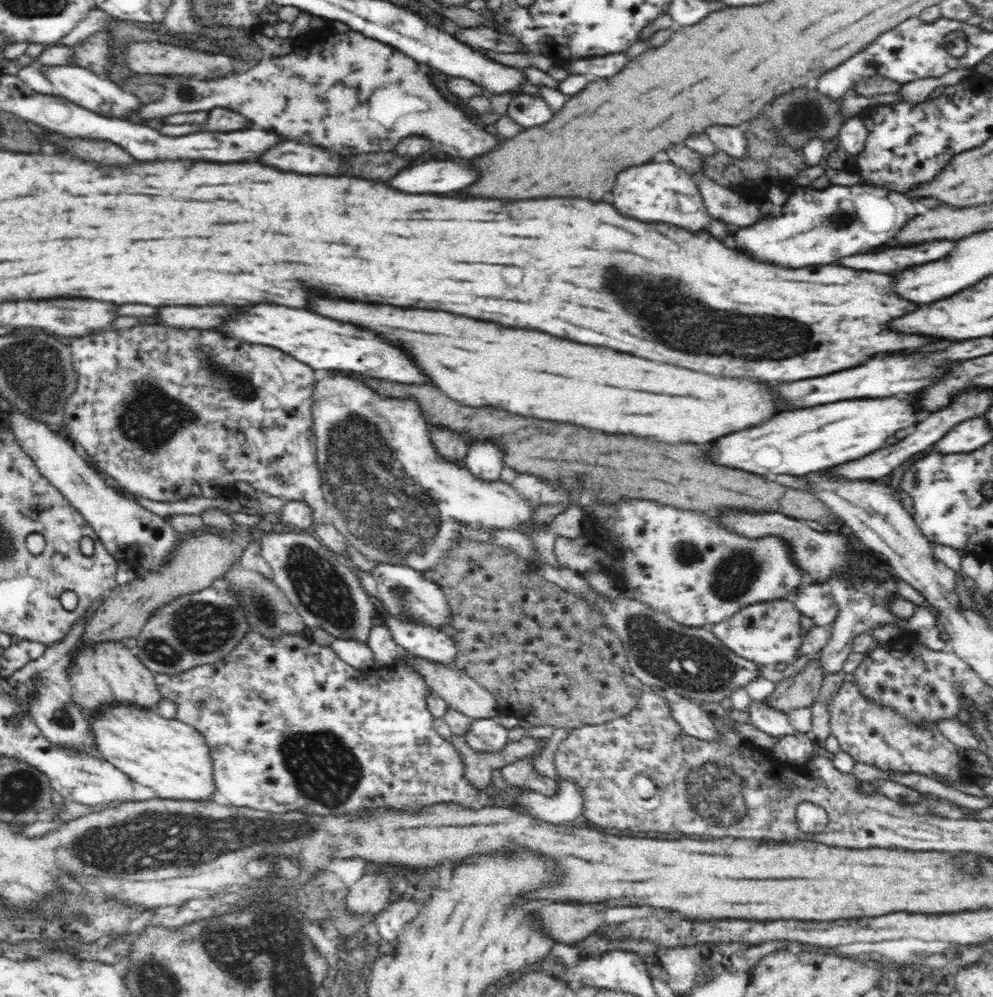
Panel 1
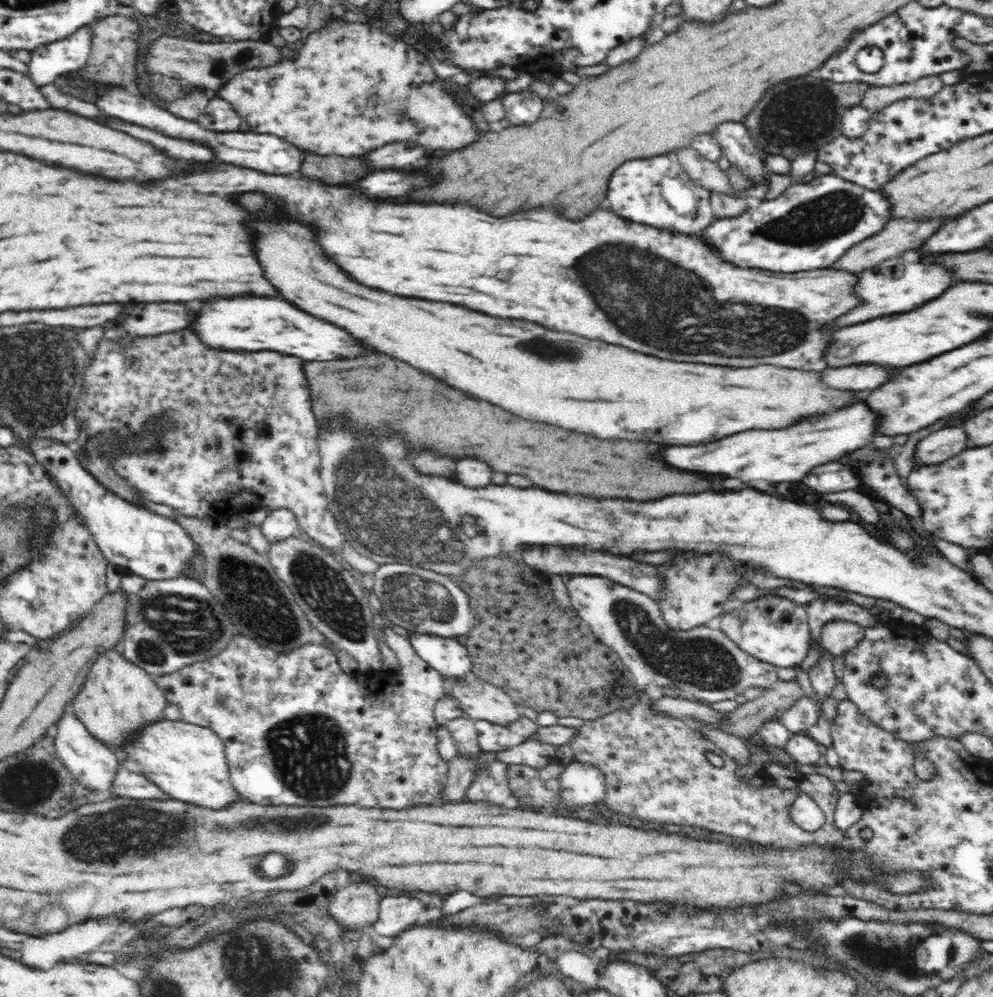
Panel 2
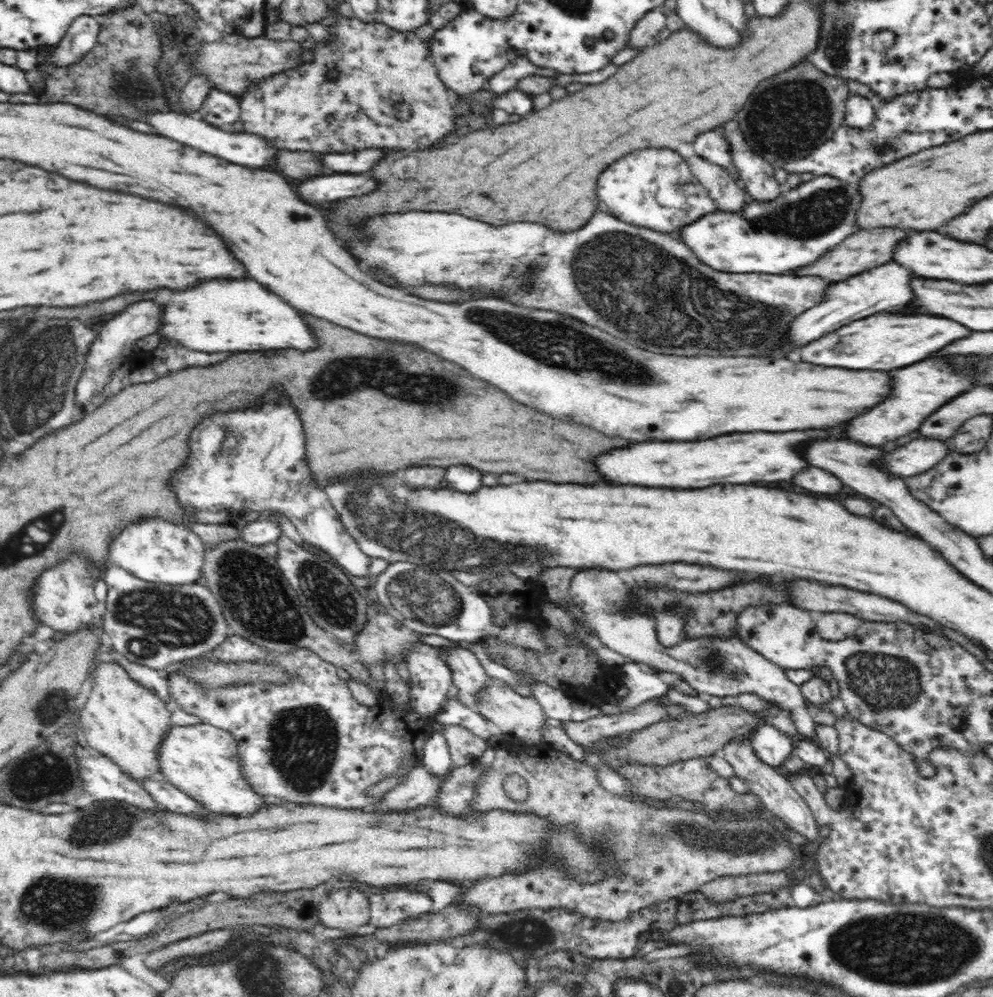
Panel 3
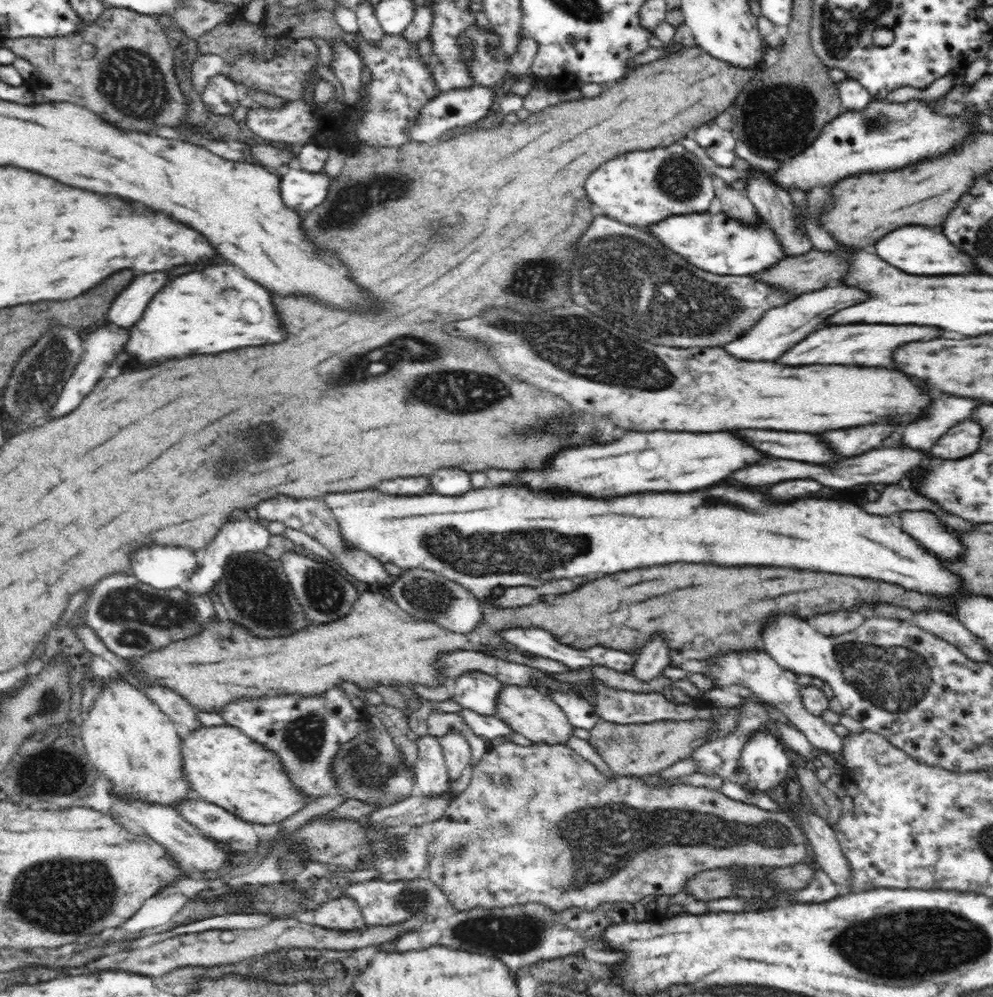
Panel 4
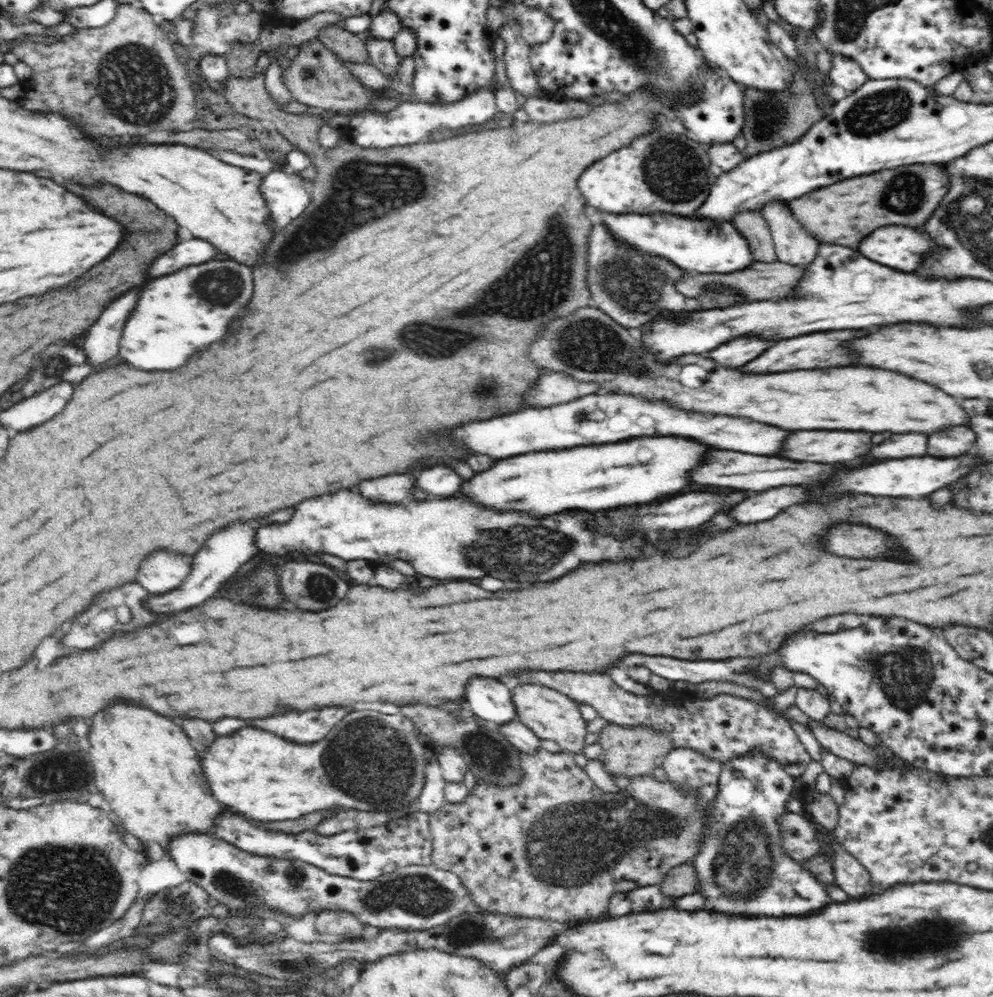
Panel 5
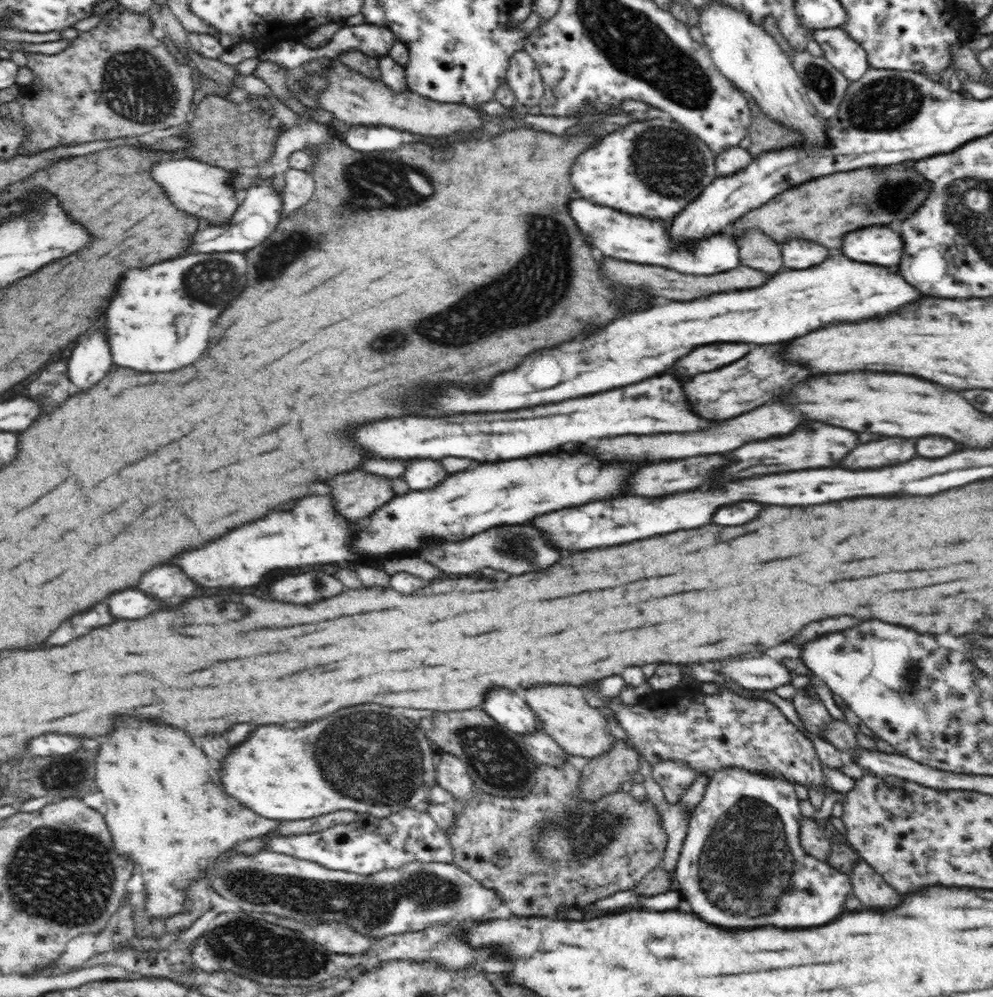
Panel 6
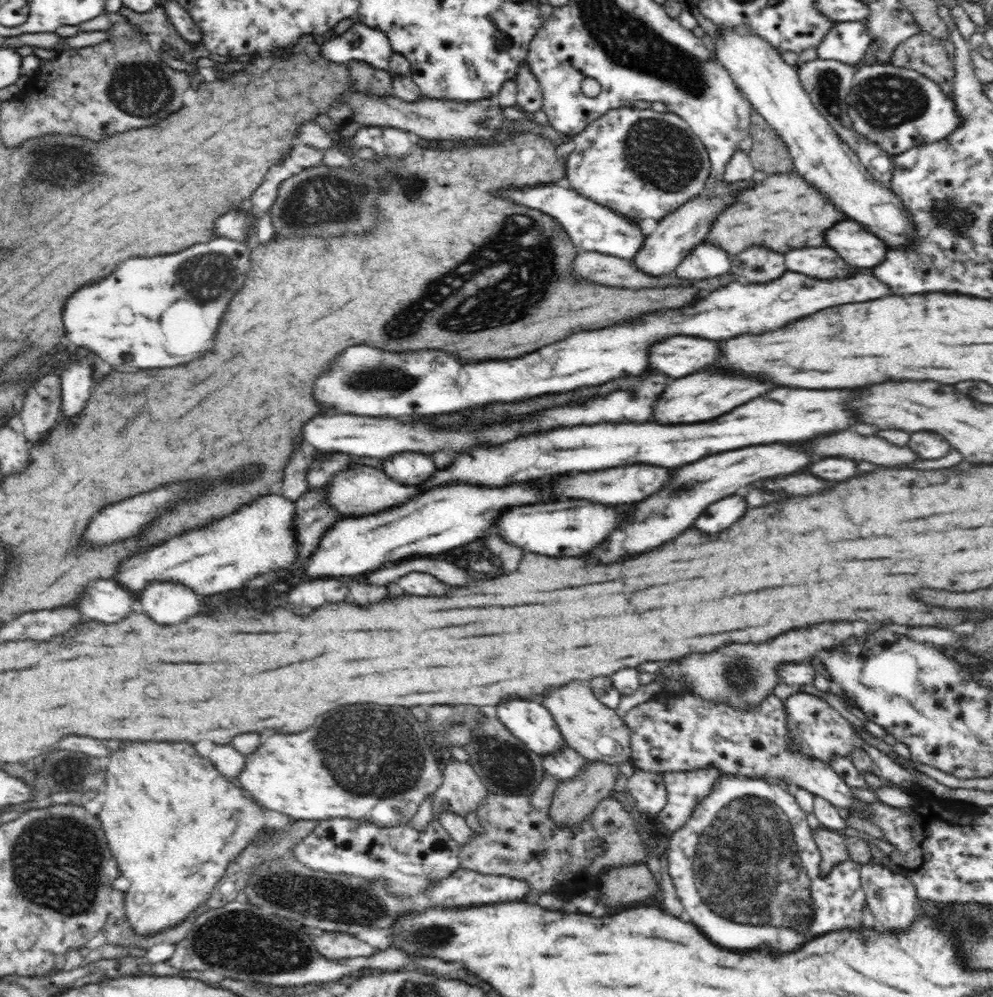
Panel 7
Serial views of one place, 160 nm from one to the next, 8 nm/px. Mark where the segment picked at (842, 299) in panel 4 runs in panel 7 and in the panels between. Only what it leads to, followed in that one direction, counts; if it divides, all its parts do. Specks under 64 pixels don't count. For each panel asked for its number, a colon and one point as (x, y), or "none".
5: (737, 352)
6: (706, 358)
7: (679, 356)

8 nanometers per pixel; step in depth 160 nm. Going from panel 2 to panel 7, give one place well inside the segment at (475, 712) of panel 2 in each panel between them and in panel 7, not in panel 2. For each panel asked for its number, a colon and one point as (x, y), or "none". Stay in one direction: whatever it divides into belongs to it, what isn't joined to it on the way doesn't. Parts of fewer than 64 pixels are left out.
3: (502, 705)
4: (530, 712)
5: (550, 715)
6: (563, 713)
7: (594, 731)

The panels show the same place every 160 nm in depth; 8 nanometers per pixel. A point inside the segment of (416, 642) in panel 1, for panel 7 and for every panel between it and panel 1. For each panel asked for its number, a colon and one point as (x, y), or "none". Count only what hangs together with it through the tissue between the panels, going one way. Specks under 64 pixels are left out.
2: (452, 660)
3: (468, 675)
4: (476, 691)
5: (489, 699)
6: (511, 712)
7: (529, 721)

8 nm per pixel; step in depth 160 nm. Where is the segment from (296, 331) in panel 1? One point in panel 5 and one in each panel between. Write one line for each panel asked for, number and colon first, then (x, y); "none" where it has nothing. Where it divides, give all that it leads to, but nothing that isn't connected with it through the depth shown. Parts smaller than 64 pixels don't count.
2: (250, 323)
3: (219, 315)
4: (191, 315)
5: (176, 315)

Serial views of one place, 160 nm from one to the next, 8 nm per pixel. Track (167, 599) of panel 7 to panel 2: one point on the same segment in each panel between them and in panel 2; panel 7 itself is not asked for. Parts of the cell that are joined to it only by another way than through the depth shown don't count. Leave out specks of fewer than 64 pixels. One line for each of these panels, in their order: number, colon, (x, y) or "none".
2: (155, 547)
3: (156, 551)
4: (163, 567)
5: (161, 571)
6: (167, 583)

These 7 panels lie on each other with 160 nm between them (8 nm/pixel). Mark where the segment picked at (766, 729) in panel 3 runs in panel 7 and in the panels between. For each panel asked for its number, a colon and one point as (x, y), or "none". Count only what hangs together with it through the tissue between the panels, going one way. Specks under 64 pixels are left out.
4: (763, 765)
5: (741, 867)
6: (746, 828)
7: (747, 847)

